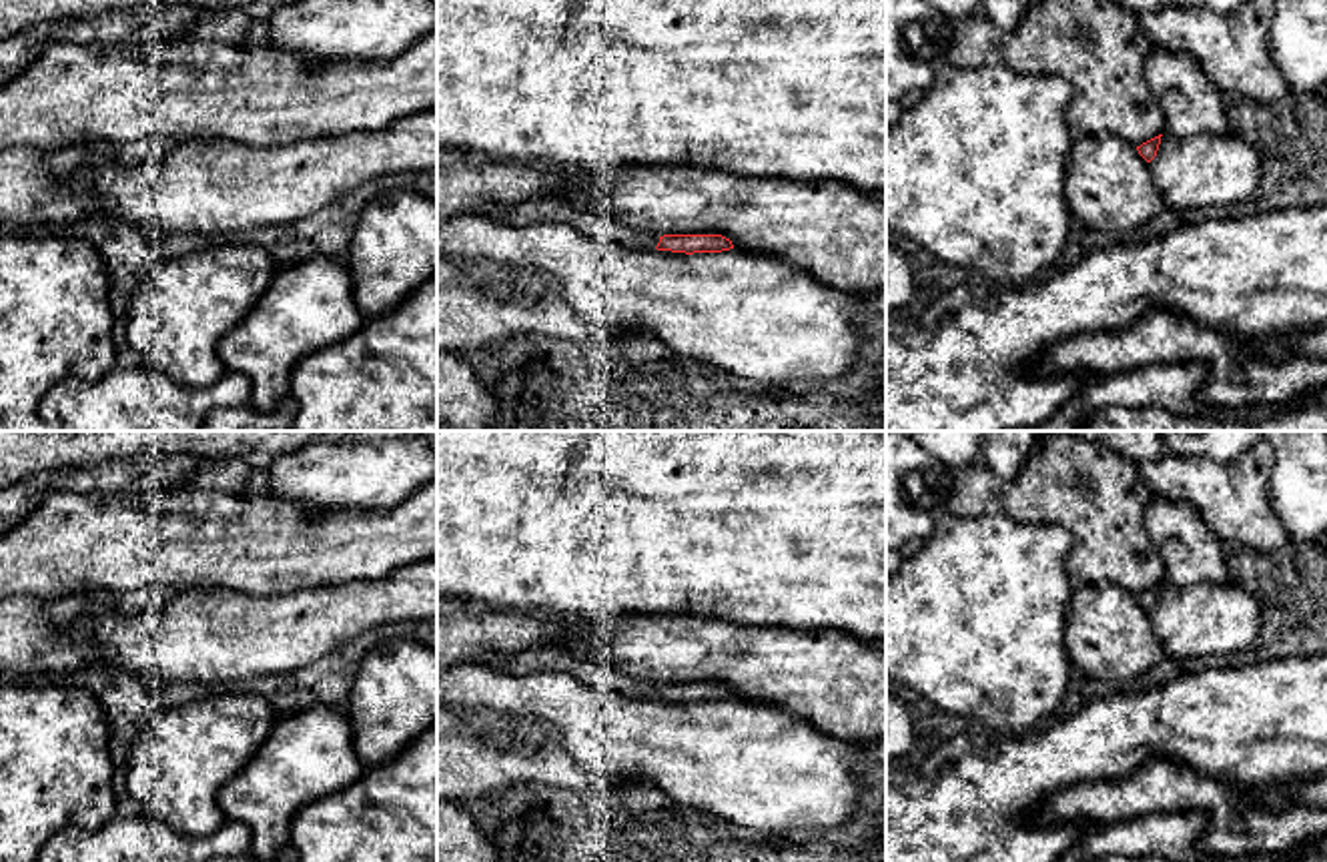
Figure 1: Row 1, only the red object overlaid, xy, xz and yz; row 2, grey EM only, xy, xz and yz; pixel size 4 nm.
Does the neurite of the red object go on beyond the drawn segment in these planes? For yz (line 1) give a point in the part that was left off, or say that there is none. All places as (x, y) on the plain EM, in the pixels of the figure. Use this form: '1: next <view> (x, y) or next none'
1: next none

